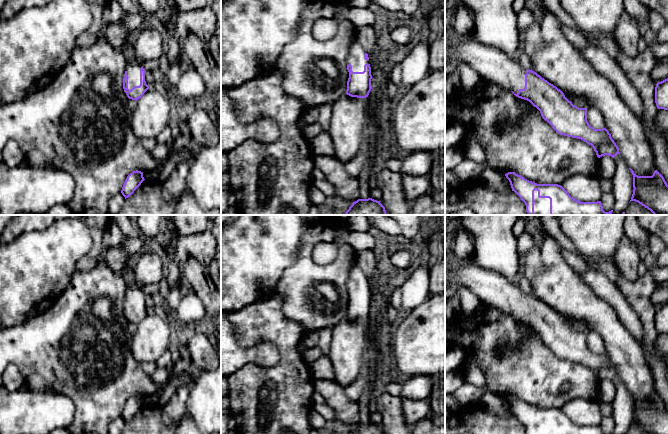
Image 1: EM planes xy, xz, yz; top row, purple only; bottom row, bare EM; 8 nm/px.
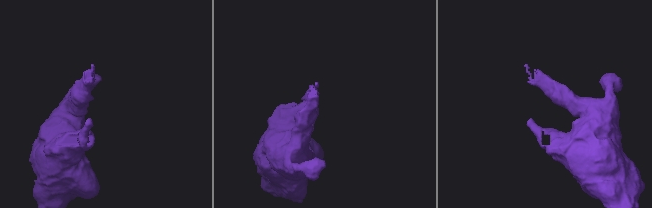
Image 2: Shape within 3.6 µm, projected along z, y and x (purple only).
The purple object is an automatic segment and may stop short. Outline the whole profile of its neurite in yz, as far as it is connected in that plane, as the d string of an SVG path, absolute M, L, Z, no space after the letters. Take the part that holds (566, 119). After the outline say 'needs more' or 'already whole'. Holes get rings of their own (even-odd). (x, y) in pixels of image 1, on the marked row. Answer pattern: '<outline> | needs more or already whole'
M471 36L455 41L452 44L452 53L453 57L470 65L485 81L495 83L500 87L511 91L516 97L529 101L540 111L542 118L547 121L558 134L583 140L593 147L598 158L605 155L614 158L617 154L620 154L618 146L606 128L595 129L589 125L587 121L587 108L579 108L573 105L556 86L549 83L536 72L523 68L519 63L519 58L509 57L499 49L484 45Z | needs more

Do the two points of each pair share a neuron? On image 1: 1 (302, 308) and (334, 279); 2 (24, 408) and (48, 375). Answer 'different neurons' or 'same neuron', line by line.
1: same neuron
2: different neurons

